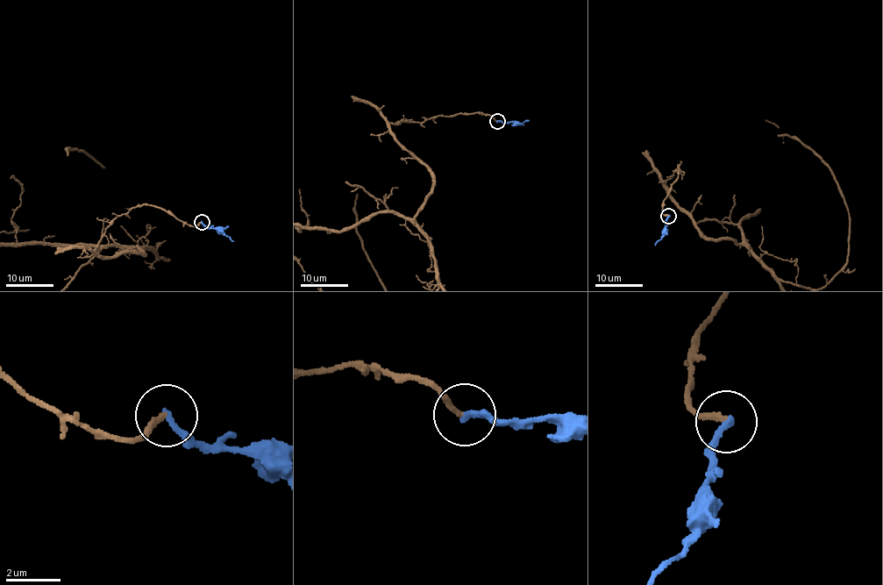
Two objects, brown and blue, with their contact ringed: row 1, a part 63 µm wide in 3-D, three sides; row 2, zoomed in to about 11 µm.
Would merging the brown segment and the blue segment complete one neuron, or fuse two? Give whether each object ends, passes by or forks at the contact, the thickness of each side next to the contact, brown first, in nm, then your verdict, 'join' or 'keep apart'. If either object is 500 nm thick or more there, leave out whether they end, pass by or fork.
brown ends | blue ends | 200/240 nm | keep apart

